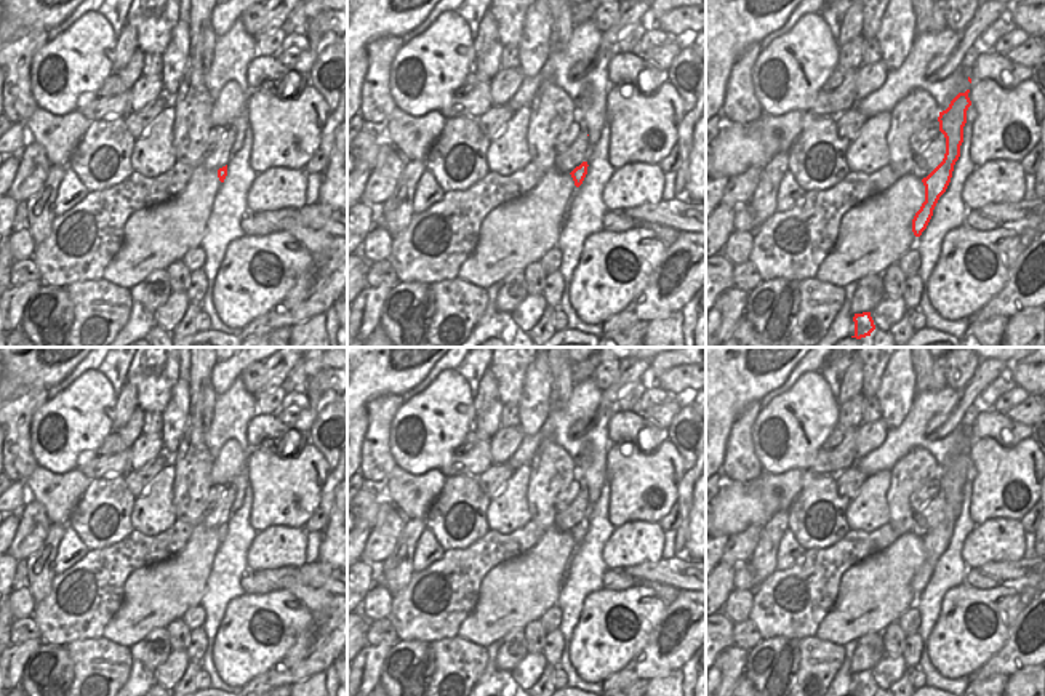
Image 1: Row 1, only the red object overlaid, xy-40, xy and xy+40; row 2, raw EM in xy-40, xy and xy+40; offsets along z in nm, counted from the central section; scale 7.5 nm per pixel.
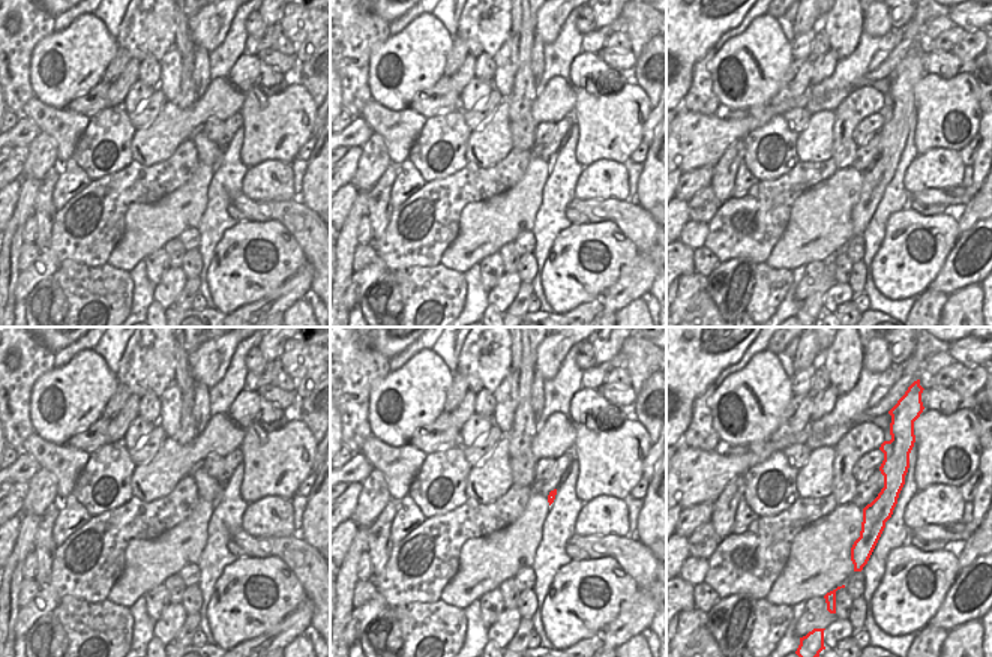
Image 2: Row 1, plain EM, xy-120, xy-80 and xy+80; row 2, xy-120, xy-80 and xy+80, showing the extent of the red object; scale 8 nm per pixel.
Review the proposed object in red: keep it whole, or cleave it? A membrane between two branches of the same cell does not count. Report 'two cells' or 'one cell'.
one cell

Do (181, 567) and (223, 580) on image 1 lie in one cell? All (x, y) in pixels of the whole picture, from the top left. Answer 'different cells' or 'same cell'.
different cells

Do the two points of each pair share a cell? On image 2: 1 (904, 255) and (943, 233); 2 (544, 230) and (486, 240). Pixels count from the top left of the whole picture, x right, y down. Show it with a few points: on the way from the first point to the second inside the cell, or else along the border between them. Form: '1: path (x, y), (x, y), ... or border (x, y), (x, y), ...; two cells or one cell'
1: path (917, 263), (929, 263), (935, 257), (938, 246); one cell
2: border (541, 195), (536, 219), (530, 230); two cells

